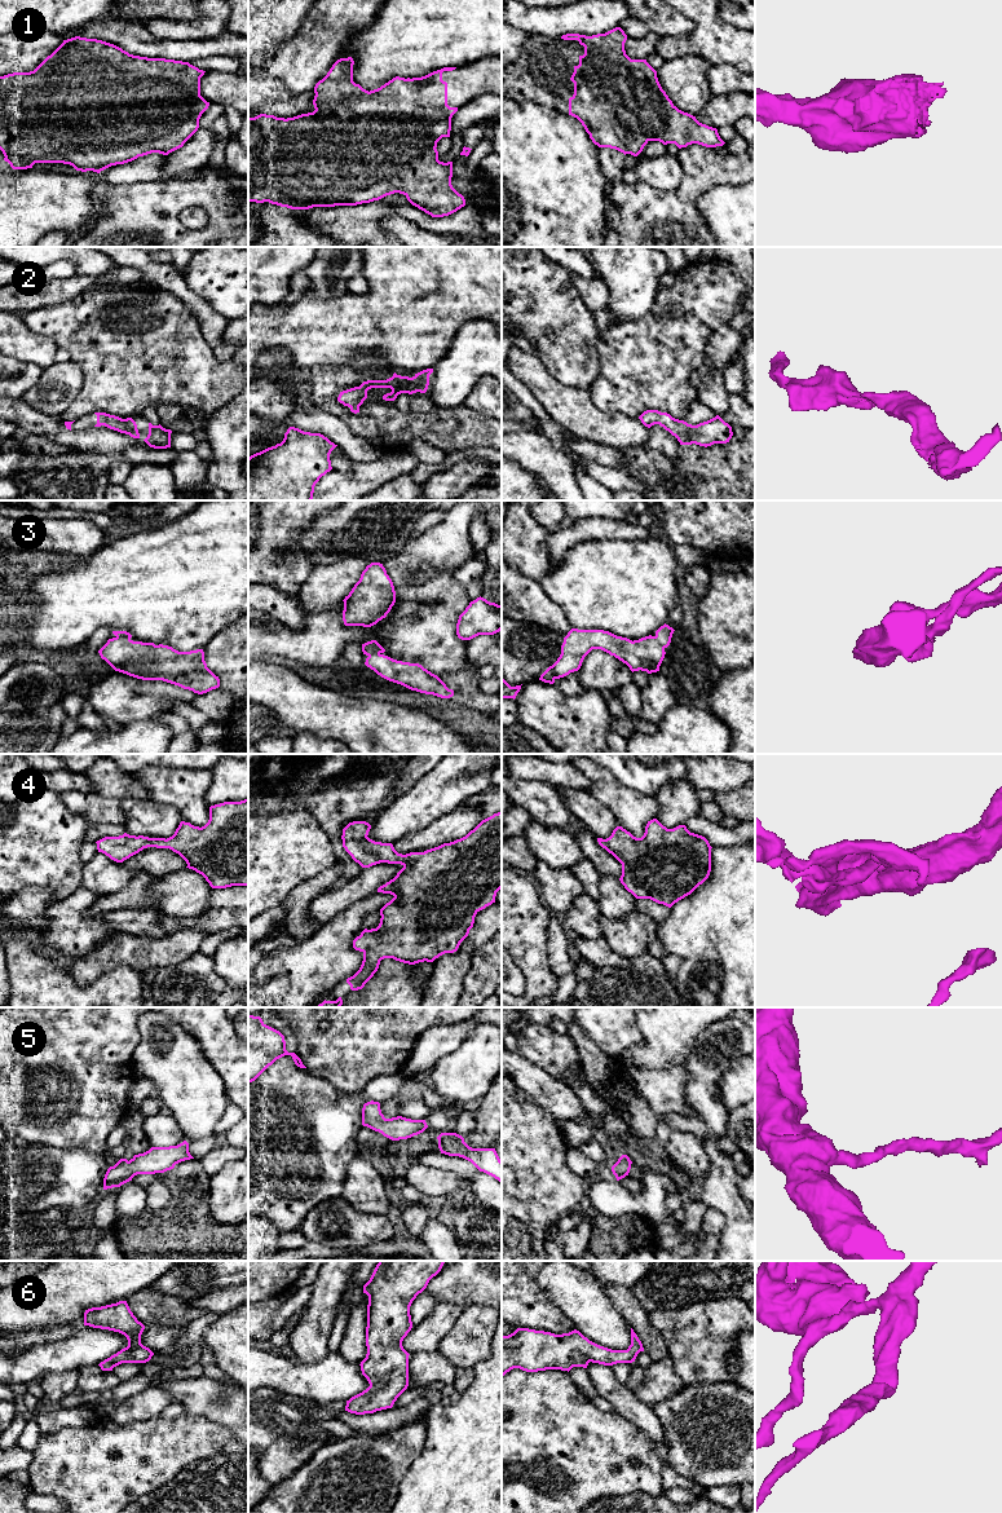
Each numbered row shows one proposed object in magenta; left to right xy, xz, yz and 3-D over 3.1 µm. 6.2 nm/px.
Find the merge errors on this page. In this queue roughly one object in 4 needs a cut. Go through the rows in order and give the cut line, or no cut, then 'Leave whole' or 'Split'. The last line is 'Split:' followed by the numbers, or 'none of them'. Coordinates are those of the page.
1: No split. Leave whole
2: No split. Leave whole
3: No split. Leave whole
4: No split. Leave whole
5: No split. Leave whole
6: No split. Leave whole
Split: none of them

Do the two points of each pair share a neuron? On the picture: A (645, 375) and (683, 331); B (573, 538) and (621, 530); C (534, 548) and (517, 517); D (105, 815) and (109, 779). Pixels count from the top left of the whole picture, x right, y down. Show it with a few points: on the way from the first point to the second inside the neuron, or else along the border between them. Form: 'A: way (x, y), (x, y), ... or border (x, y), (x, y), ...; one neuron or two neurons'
A: way (649, 365), (672, 342); one neuron
B: way (585, 530), (609, 530); one neuron
C: way (526, 541), (519, 533), (519, 525); one neuron
D: border (92, 789), (101, 795), (115, 797), (122, 801); two neurons

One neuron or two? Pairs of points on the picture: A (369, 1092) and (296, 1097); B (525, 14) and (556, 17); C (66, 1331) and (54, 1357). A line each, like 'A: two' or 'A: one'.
A: one
B: one
C: two

